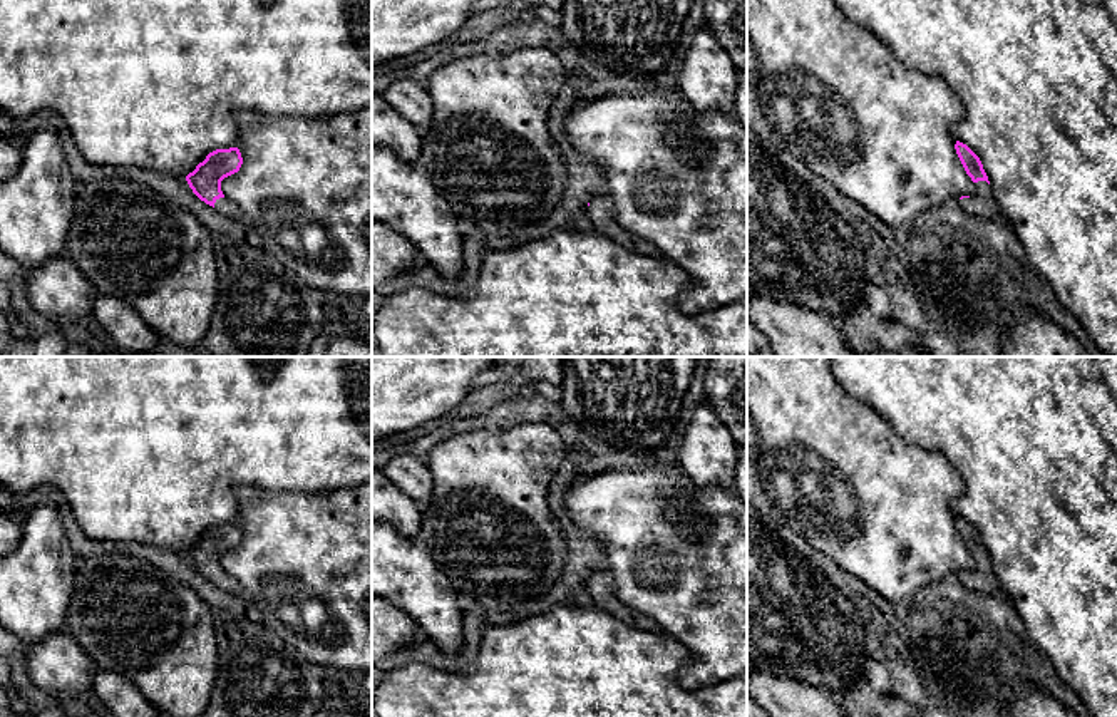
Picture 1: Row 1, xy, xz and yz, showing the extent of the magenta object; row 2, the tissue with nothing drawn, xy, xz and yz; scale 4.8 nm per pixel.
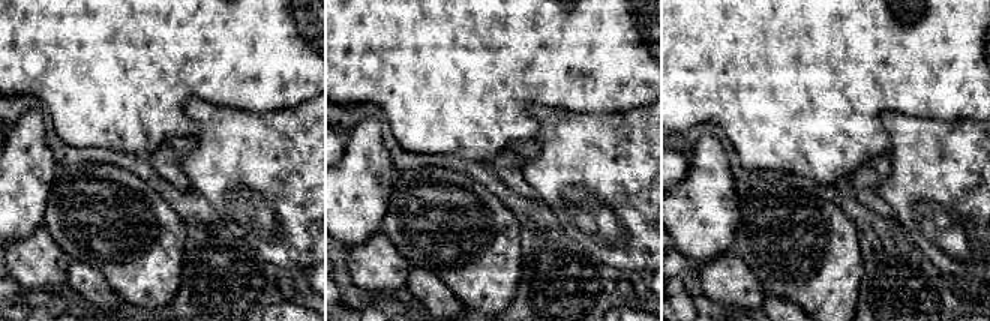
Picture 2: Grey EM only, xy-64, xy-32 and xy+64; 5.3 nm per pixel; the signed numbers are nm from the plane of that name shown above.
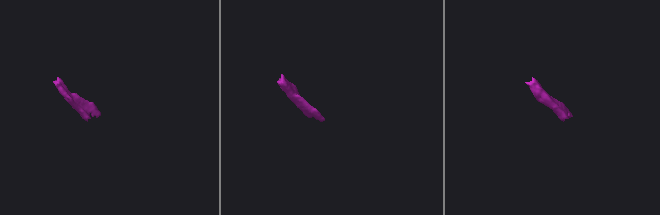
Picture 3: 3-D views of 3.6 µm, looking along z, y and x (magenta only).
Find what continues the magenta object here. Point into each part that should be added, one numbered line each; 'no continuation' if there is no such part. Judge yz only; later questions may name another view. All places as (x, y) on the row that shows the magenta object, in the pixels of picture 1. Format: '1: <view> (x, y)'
1: yz (982, 205)

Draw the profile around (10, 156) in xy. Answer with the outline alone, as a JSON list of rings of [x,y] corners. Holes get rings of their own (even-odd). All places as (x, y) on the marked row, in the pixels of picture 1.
[[[0,136],[0,183],[13,176],[22,162],[18,139],[7,139]]]

